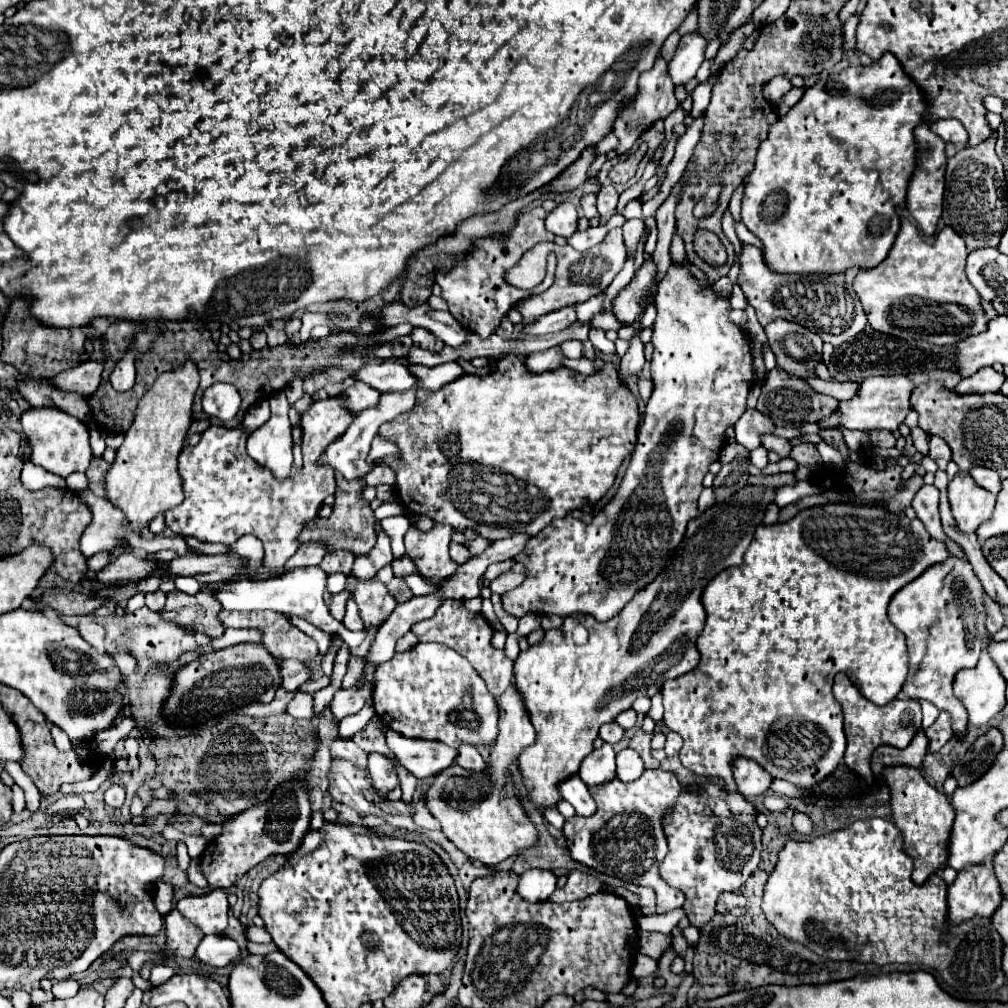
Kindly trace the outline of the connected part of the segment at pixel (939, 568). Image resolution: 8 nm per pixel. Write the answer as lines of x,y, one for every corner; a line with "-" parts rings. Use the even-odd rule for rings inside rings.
950,556
900,588
888,606
888,618
904,632
910,656
910,672
902,686
902,694
916,700
928,700
936,708
950,712
952,728
960,738
968,730
968,712
952,694
952,682
958,670
978,664
982,640
988,634
986,606
982,602
984,588
968,560

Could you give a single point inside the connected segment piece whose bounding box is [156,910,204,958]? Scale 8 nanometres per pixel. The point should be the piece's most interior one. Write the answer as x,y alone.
182,938

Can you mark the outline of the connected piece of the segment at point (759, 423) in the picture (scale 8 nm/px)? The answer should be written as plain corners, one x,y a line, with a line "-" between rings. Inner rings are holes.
746,410
742,418
734,424
734,432
736,432
736,444
744,446
748,452
762,446
764,434
774,434
786,439
803,436
797,428
774,426
774,422
768,416
760,414
758,410

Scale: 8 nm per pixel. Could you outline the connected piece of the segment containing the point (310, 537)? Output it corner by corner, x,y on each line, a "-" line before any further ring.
336,476
336,500
334,500
334,510
330,518
314,518
312,522
306,522
298,542
300,544
308,544
308,542
322,542
324,546
328,546
328,552
334,550
348,550
354,556
364,556
368,554
374,544
376,544
376,530
374,530
374,512
370,508
370,504
366,500
362,500
360,492
364,488
362,480
356,482
344,482
344,478

